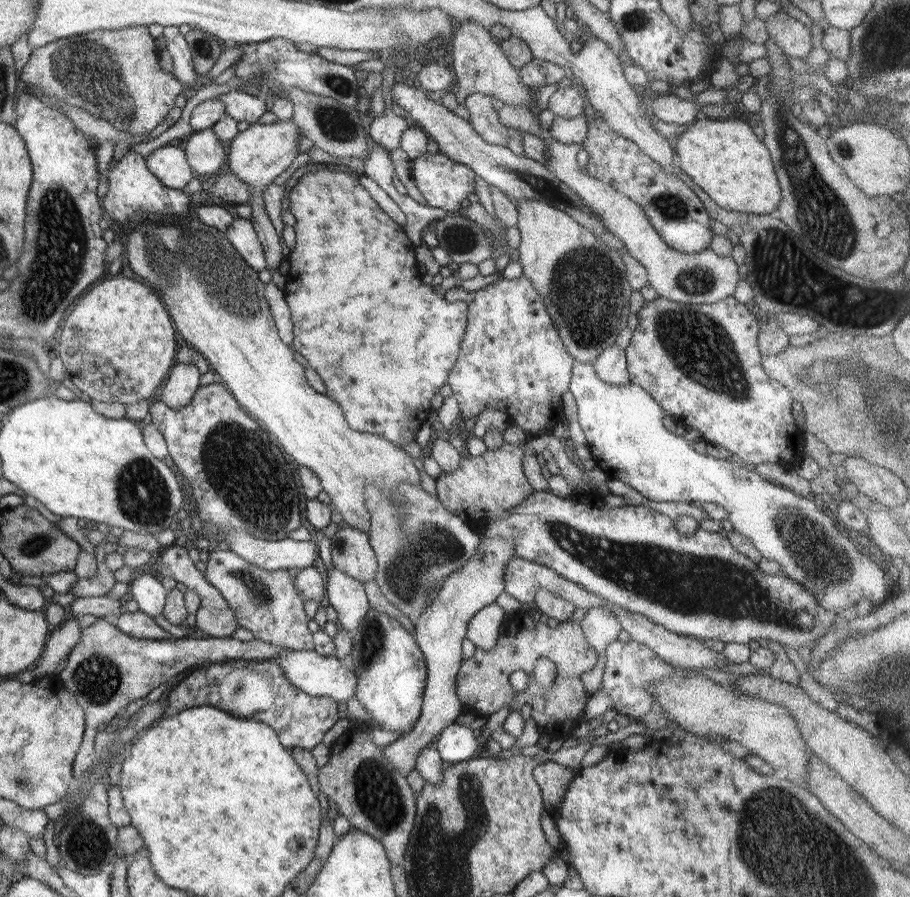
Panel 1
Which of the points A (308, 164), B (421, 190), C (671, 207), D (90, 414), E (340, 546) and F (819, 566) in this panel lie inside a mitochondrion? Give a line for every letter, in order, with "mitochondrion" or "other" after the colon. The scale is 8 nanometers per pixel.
A: other
B: other
C: mitochondrion
D: other
E: mitochondrion
F: mitochondrion

